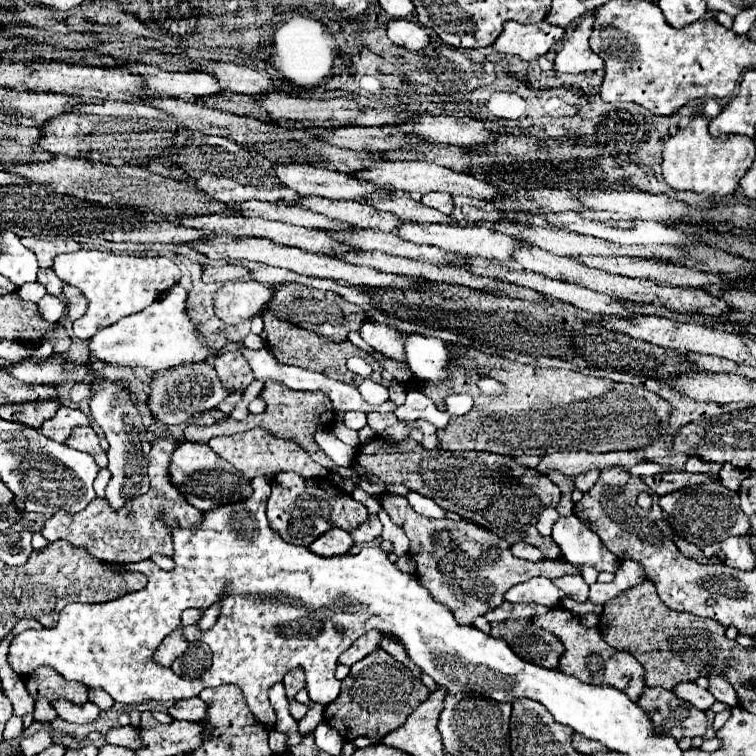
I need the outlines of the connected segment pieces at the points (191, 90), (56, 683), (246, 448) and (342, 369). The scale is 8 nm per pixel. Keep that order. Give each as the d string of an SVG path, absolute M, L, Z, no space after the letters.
M134 63L128 65L126 71L138 73L146 79L146 87L154 93L164 93L166 97L180 97L180 99L190 99L190 97L206 97L206 95L216 95L222 89L220 81L212 77L210 73L202 71L186 71L186 73L168 73L152 65L142 65Z
M40 666L27 677L25 687L34 700L39 696L50 702L57 698L67 698L73 703L86 703L88 689L76 681L64 681L56 671Z
M258 427L258 429L230 435L230 437L212 437L208 445L222 459L230 461L238 471L242 471L250 479L254 479L258 475L274 477L276 473L282 473L282 471L296 471L302 477L326 477L328 475L328 471L322 465L318 465L298 443L294 443L290 439L280 439L280 437L272 435L268 429Z
M270 309L262 311L262 319L264 319L264 333L266 333L266 339L268 339L268 349L274 353L274 357L280 363L296 365L296 367L310 369L310 371L318 371L326 377L332 377L336 381L350 383L350 385L356 385L356 387L360 385L360 377L346 369L346 359L352 357L352 355L360 355L360 349L354 347L350 341L346 341L346 343L328 341L326 337L320 337L312 331L306 331L298 325L292 325L290 321L278 319Z

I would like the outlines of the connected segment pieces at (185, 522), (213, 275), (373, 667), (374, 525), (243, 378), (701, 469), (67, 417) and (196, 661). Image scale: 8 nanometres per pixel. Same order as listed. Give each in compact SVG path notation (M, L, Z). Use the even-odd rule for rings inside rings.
M162 431L160 437L152 441L152 451L148 455L150 467L150 489L146 495L130 499L124 507L112 509L106 499L92 499L86 509L80 513L62 513L58 511L42 525L42 535L48 541L66 539L76 547L86 547L94 557L102 561L132 563L140 559L150 559L154 553L172 557L172 529L192 529L204 521L204 513L192 507L176 489L170 479L168 467L174 449L180 445L168 431Z
M222 265L222 267L204 267L202 279L206 283L226 283L226 281L238 281L246 275L250 275L250 271L242 265Z
M374 651L350 667L346 691L342 691L342 703L330 703L324 709L324 717L326 723L334 727L346 741L366 735L372 739L372 743L380 743L386 733L404 725L406 717L428 697L428 693L430 691L426 685L392 655L386 651Z
M370 517L368 521L364 521L362 525L358 525L356 529L350 531L354 543L358 543L358 545L370 543L370 541L376 539L380 533L382 533L382 523L378 521L378 517Z
M240 351L216 357L214 369L218 377L224 381L224 385L228 385L228 389L232 391L244 391L254 381L252 369Z
M688 457L686 465L684 465L684 471L688 473L708 473L708 475L718 475L722 465L716 465L716 463L710 463L710 461L704 461L700 457Z
M60 405L58 411L56 411L56 415L52 419L48 419L48 421L42 423L40 433L44 433L46 437L50 437L54 441L66 443L68 435L72 433L72 429L76 429L80 425L90 425L88 417L80 409L72 409L72 407Z
M194 641L186 649L186 653L172 663L170 669L174 673L178 673L178 677L200 677L204 671L210 669L210 661L212 661L212 659L204 659L204 657L208 657L206 651L208 651L208 647L204 643Z

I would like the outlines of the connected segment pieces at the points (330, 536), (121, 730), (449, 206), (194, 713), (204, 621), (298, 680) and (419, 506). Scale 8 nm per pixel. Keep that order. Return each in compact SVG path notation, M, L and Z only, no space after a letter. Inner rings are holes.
M334 527L328 529L326 533L322 533L318 539L312 541L310 549L322 557L330 557L330 555L342 555L348 553L348 549L352 547L352 539L348 535L348 531Z
M116 727L116 729L110 729L108 733L106 733L106 741L108 743L114 743L114 745L122 745L122 747L126 747L126 749L134 749L136 751L136 747L140 747L138 743L140 743L140 735L138 735L138 731L134 729L134 727Z
M426 193L426 195L422 195L422 203L428 207L434 207L438 211L444 211L444 213L452 213L452 209L454 209L452 195L448 195L448 193Z
M192 697L192 699L182 699L176 701L168 713L174 719L184 719L184 721L202 721L208 713L208 705L200 699L200 697Z
M216 603L216 605L212 605L212 607L208 607L206 609L206 613L200 617L200 621L198 621L198 627L204 631L204 629L210 629L212 627L212 623L216 623L216 619L218 619L218 613L220 613L220 603Z
M296 667L288 671L284 677L284 687L286 687L286 695L290 697L290 703L296 703L296 693L304 689L304 669Z
M410 491L410 493L406 495L406 499L408 499L408 503L414 507L414 511L416 511L416 513L420 513L428 518L442 519L448 515L448 511L446 511L446 509L442 509L440 505L436 505L432 499L422 497L420 493Z

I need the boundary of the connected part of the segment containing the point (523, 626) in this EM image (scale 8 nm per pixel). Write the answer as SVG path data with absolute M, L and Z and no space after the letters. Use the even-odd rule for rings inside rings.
M530 619L492 623L490 635L504 639L520 659L548 669L558 669L558 661L564 653L562 641L536 627Z

